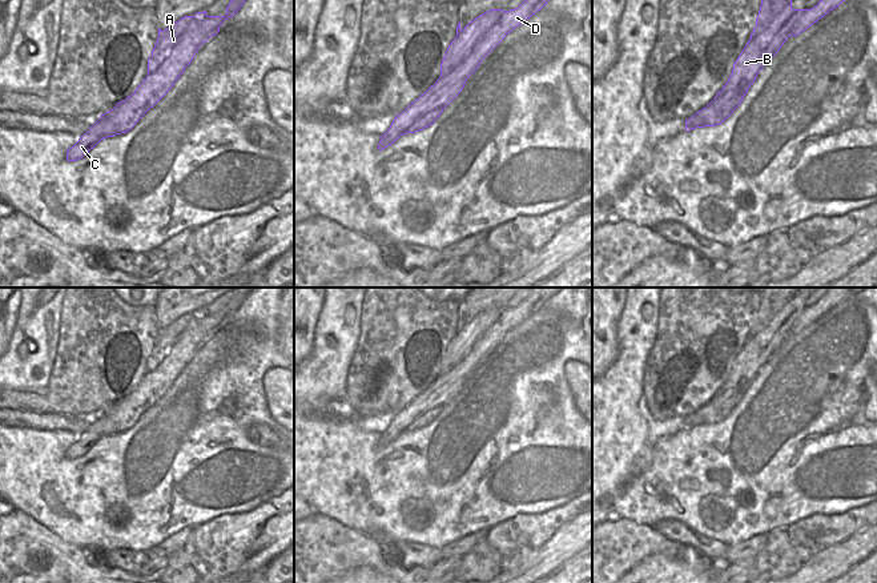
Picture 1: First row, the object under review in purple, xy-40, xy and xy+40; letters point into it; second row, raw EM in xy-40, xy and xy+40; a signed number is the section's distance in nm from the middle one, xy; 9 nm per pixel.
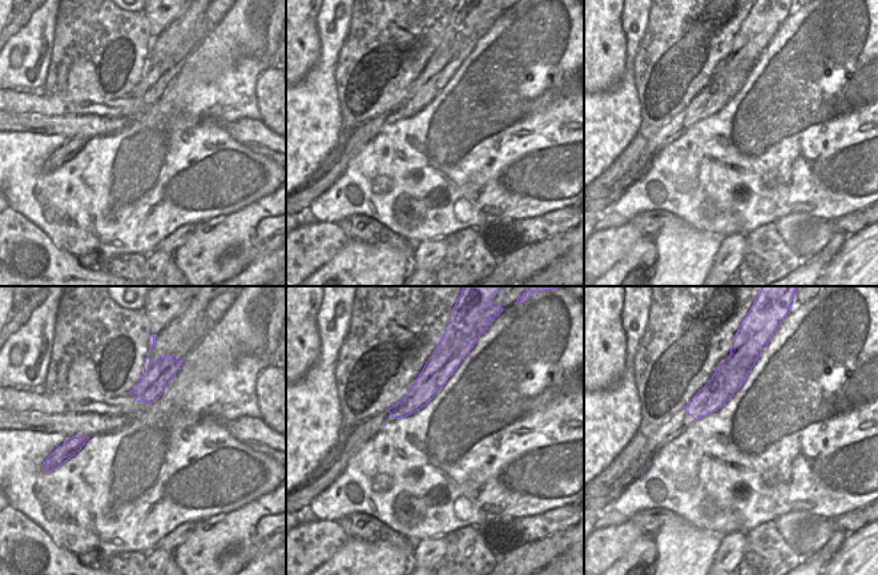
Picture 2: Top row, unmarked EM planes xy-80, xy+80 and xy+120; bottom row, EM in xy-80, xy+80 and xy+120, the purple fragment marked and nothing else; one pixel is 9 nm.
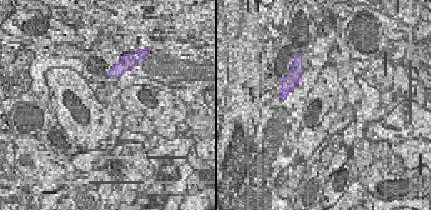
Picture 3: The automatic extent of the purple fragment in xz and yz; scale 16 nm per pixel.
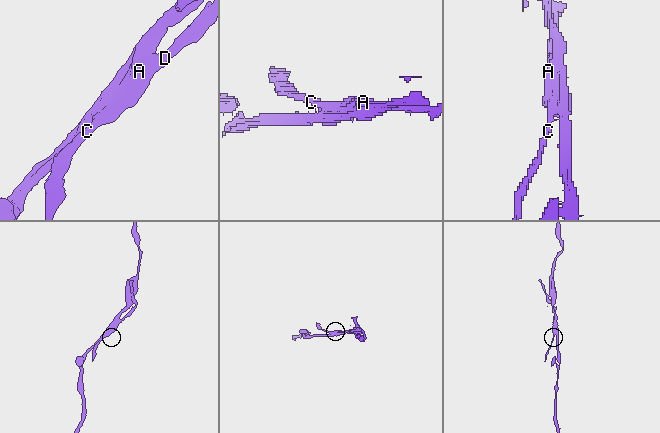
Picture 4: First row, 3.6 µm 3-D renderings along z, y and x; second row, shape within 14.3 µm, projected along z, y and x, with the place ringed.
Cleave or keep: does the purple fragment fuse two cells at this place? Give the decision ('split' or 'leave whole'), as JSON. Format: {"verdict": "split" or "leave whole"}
{"verdict": "split"}

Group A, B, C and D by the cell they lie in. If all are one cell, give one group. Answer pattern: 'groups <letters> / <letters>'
groups A B / C D

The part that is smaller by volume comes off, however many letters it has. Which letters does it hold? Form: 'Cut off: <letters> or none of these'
Cut off: C, D

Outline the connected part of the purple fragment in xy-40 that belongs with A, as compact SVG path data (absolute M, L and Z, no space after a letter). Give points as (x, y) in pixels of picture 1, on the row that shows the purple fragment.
M184 16L164 31L158 28L158 39L152 51L152 56L148 59L148 75L153 75L166 61L192 21L193 16Z

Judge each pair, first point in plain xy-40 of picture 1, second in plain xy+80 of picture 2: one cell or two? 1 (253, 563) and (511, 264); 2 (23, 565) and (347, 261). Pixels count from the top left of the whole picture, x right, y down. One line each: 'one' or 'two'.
1: one
2: two

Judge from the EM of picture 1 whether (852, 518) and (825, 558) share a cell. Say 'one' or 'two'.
two

